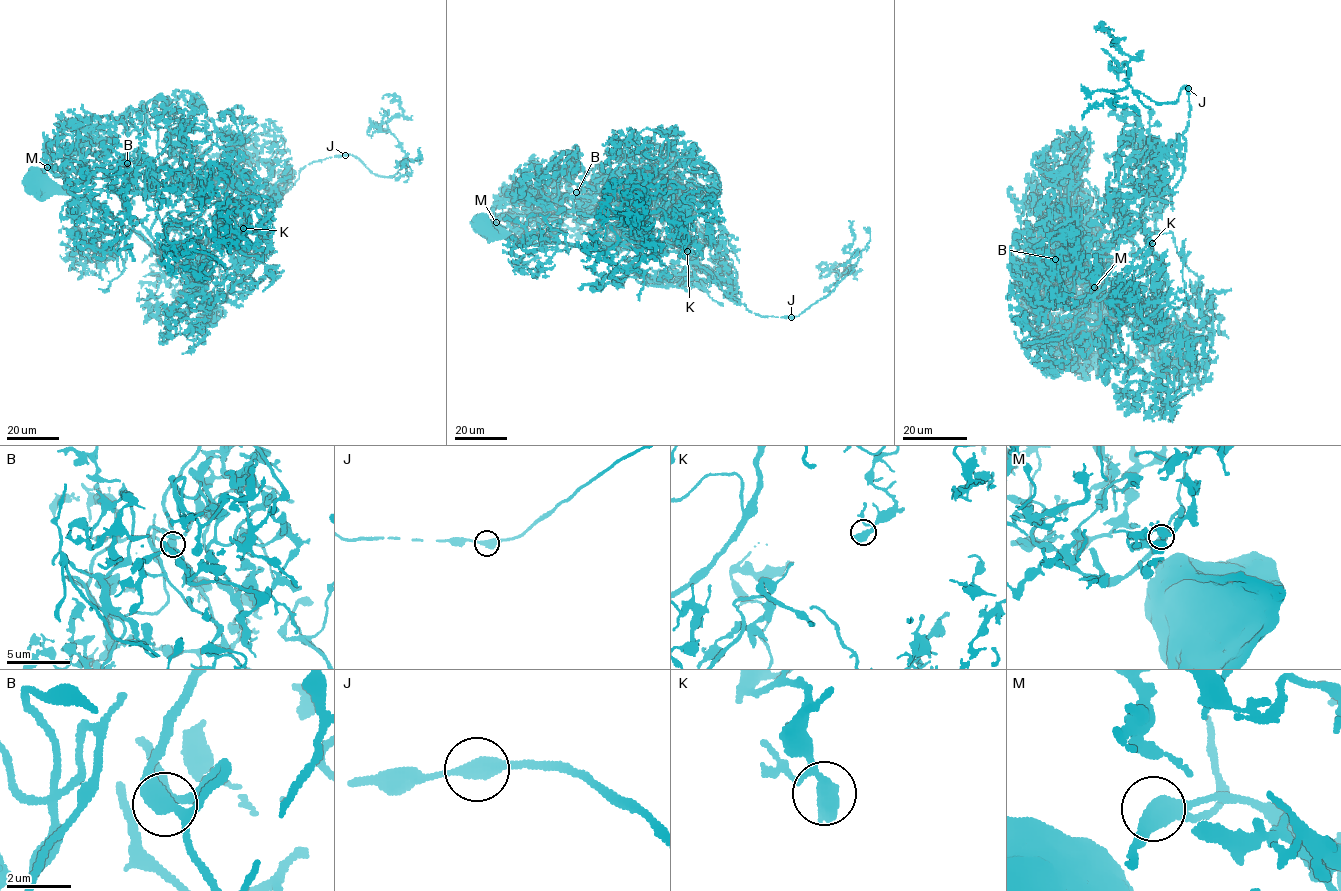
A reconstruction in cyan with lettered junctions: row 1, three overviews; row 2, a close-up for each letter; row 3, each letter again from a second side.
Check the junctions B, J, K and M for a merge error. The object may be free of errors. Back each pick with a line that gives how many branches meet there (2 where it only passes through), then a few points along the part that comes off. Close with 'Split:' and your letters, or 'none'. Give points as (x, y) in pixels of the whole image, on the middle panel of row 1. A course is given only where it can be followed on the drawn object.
Split: none

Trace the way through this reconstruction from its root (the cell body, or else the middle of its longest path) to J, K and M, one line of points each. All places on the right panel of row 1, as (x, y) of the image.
J: (1106, 309), (1112, 297), (1132, 293), (1157, 310), (1164, 264), (1146, 241), (1140, 217), (1183, 171), (1187, 88)
K: (1106, 309), (1112, 297), (1132, 293), (1157, 310), (1164, 264), (1140, 228), (1147, 202), (1140, 219), (1152, 243)
M: (1106, 309), (1132, 293), (1156, 310), (1147, 300), (1127, 316), (1102, 303), (1076, 264), (1101, 266), (1094, 287)

